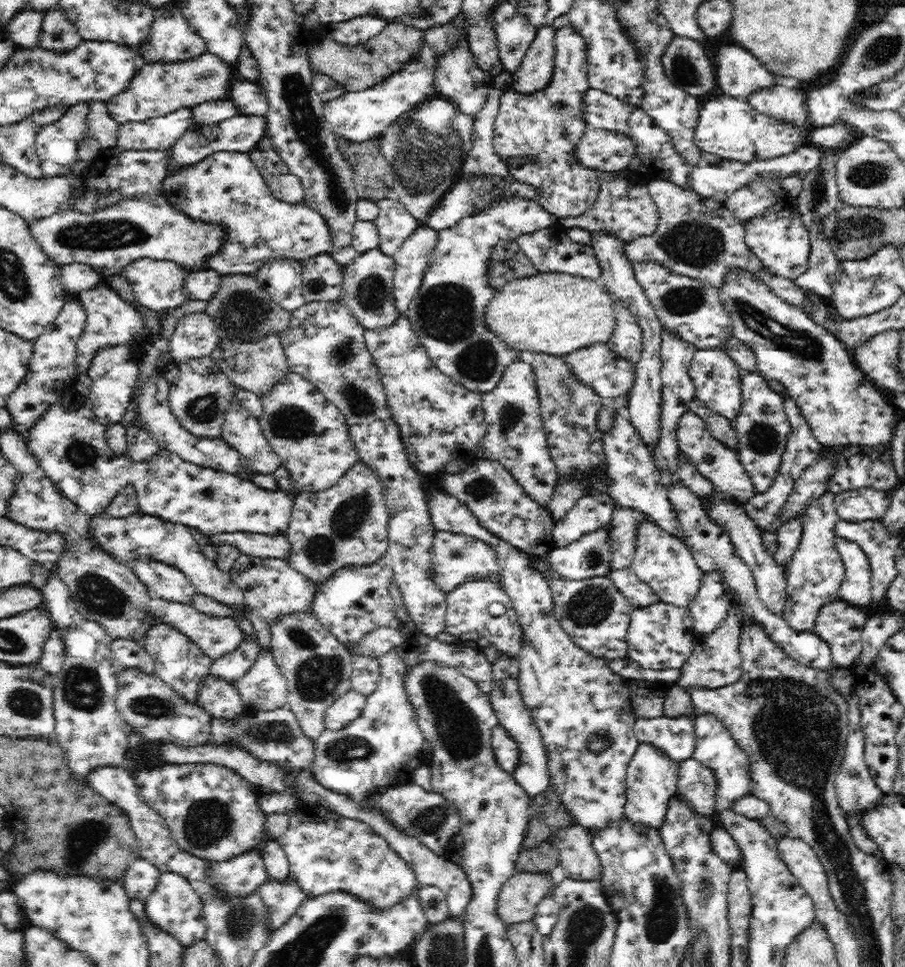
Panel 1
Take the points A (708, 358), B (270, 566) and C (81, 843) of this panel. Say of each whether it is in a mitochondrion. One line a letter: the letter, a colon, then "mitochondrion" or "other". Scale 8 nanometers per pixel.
A: other
B: other
C: mitochondrion

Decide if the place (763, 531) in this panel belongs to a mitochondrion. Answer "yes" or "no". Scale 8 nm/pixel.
no

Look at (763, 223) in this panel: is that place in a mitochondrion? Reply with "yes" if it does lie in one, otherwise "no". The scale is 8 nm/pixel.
no

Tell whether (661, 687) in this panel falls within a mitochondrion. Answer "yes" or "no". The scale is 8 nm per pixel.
no

